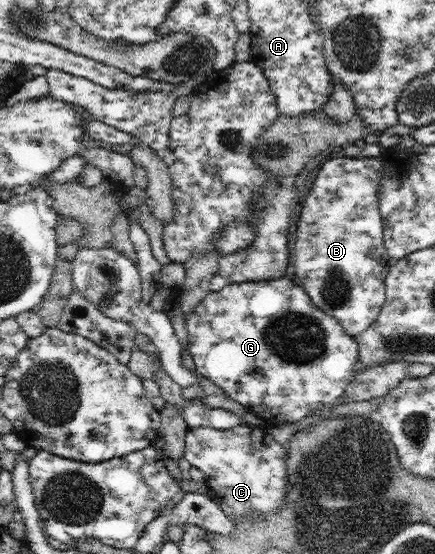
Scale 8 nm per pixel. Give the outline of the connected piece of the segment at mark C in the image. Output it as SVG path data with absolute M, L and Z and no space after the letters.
M239 425L228 430L218 430L211 426L191 428L187 432L184 446L185 460L203 473L207 487L211 490L211 492L209 490L209 496L219 503L223 513L231 517L233 522L252 519L255 515L264 517L276 511L284 503L288 487L287 457L287 447L279 444L267 427L249 425Z

